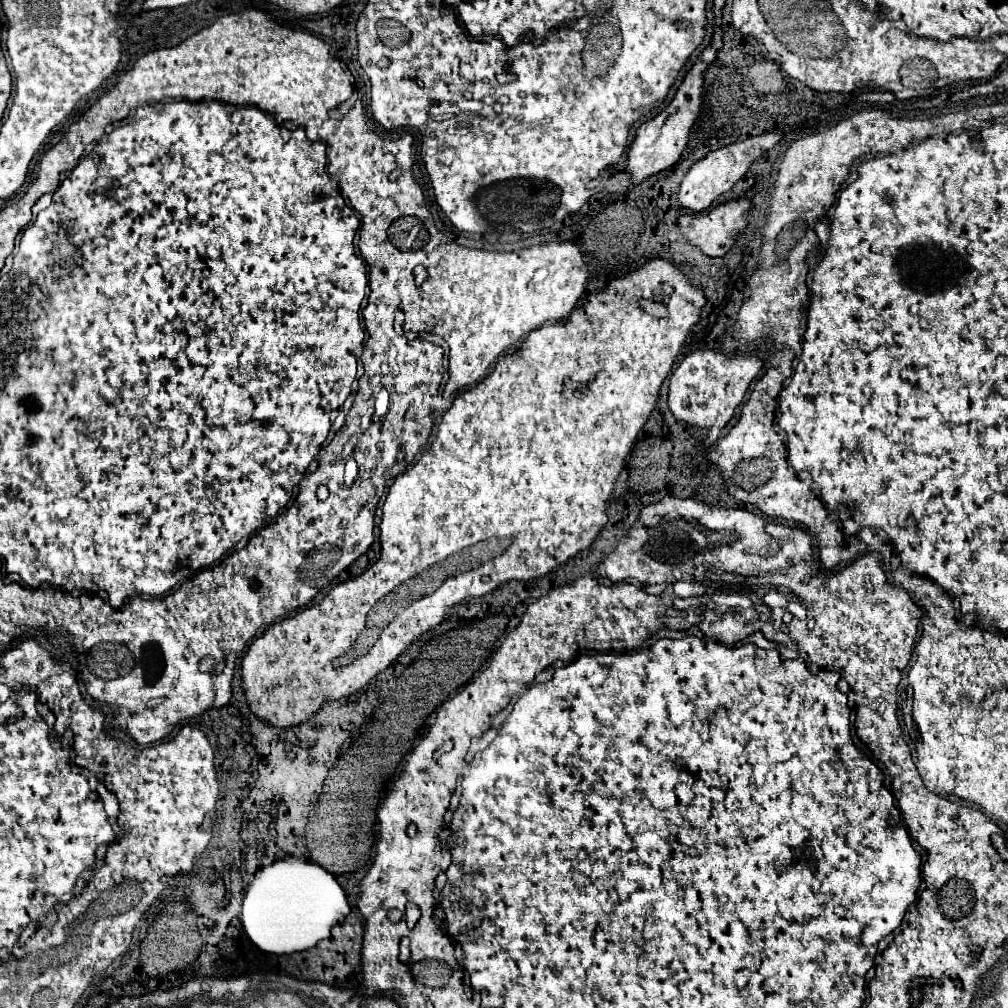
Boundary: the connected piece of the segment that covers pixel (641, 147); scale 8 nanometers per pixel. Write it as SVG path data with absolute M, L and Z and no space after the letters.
M717 24L714 29L713 40L708 47L703 50L703 53L699 55L699 59L695 61L695 65L687 71L683 83L679 85L673 101L653 119L645 121L639 129L637 129L637 135L635 135L635 141L631 143L631 149L627 153L627 167L625 171L631 175L631 181L637 185L641 183L643 179L671 167L673 163L679 161L683 149L685 149L685 143L687 143L687 137L689 137L689 131L693 127L693 121L697 119L699 115L699 109L701 109L701 91L703 91L703 71L707 69L707 65L717 58L717 53L723 46L723 30L722 27Z

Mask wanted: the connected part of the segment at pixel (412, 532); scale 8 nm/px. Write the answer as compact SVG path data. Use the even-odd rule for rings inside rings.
M651 259L645 263L641 269L635 273L611 281L602 291L596 291L589 294L583 307L575 309L575 313L569 315L569 319L559 321L555 325L543 325L541 329L535 329L531 337L523 343L521 351L515 355L507 355L499 359L495 371L485 377L479 385L467 389L467 397L455 397L451 409L443 415L443 421L437 427L435 441L431 443L431 449L421 453L421 459L409 467L405 473L395 477L395 481L389 487L389 495L383 503L383 517L381 517L381 557L379 561L367 569L361 577L349 579L345 583L339 583L333 587L317 605L307 607L305 611L297 613L295 617L287 617L275 625L271 625L259 639L255 639L243 657L241 671L243 671L243 689L247 695L247 703L255 715L259 715L265 721L271 721L271 725L277 727L289 727L307 721L323 701L335 701L341 697L347 697L355 693L357 689L365 687L377 673L385 671L417 637L423 633L435 629L441 625L445 619L449 619L449 613L455 605L463 603L465 599L471 597L483 597L485 593L491 593L497 589L501 583L507 581L527 581L533 577L541 577L559 565L567 563L577 551L587 549L601 527L607 523L605 507L613 491L615 477L619 469L623 467L623 459L627 457L637 441L637 437L643 426L648 420L649 413L655 407L655 401L659 397L659 387L665 381L665 377L671 371L673 359L679 353L681 345L684 345L685 339L691 327L699 320L701 307L705 303L705 297L699 289L693 289L690 281L673 264L664 259ZM668 284L673 288L673 293L669 297L663 297L667 307L679 307L679 309L669 309L669 317L655 317L649 315L640 305L641 299L661 299L657 297L658 288ZM585 381L589 383L589 393L581 393L579 383Z

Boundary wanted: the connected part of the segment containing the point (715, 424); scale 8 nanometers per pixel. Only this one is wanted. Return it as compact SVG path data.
M695 351L687 355L675 369L669 383L669 409L679 421L707 429L705 443L717 441L721 429L733 417L737 405L743 401L747 387L761 371L763 363L753 355L723 355L719 351Z

